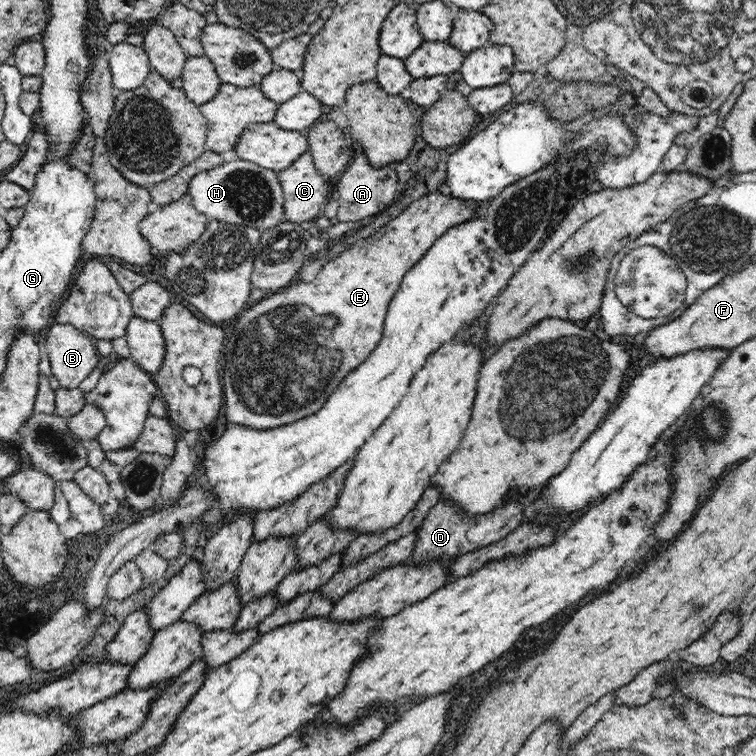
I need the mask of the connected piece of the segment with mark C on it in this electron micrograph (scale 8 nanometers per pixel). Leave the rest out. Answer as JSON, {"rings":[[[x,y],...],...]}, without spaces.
{"rings":[[[306,151],[298,160],[288,168],[278,173],[284,194],[285,220],[291,223],[313,222],[322,215],[322,210],[327,203],[328,194],[331,192],[329,179],[317,171],[312,153]]]}

